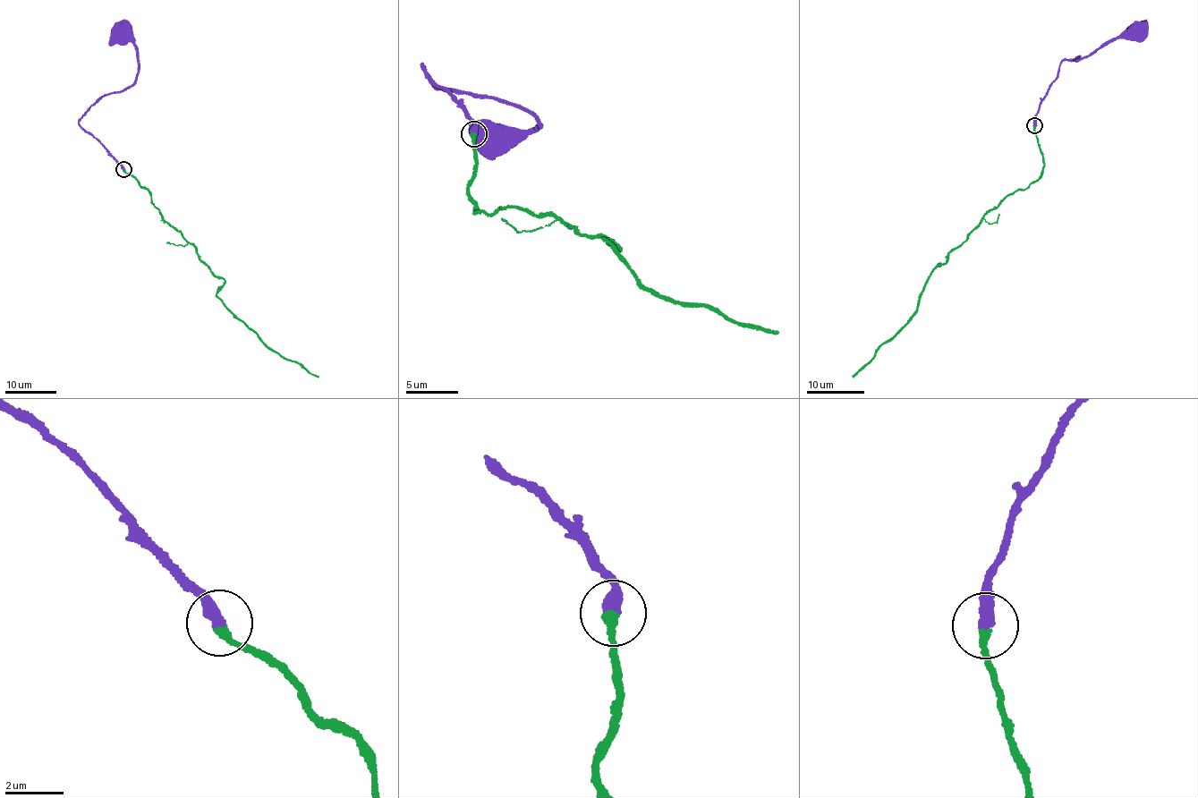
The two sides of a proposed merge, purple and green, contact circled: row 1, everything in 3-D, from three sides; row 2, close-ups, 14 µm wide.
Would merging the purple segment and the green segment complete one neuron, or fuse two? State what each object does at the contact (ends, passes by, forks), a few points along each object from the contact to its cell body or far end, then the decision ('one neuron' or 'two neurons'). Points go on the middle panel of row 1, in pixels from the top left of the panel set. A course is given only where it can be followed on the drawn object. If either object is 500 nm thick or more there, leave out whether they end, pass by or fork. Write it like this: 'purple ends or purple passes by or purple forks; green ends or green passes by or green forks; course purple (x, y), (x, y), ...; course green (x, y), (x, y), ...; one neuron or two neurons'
purple ends; green ends; course purple (475, 134), (461, 105), (421, 66), (440, 87), (512, 106), (542, 125), (493, 148), (483, 144), (488, 140); course green (475, 134), (473, 211), (509, 206), (552, 216), (618, 249), (606, 240), (658, 295), (778, 333); one neuron

